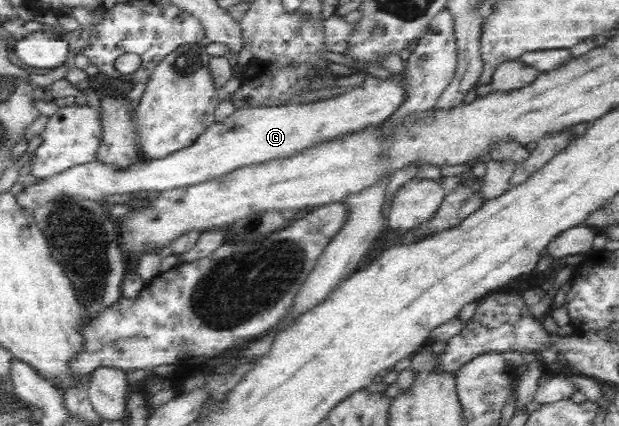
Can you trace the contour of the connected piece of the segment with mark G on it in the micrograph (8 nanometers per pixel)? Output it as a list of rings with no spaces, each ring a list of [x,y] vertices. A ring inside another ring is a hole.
[[[369,74],[359,88],[328,99],[315,98],[297,101],[296,104],[274,107],[250,107],[245,104],[243,110],[235,110],[222,123],[214,122],[205,129],[194,145],[181,149],[173,156],[160,161],[147,161],[136,165],[127,172],[112,172],[108,167],[98,163],[82,163],[51,176],[39,184],[17,190],[19,202],[31,207],[36,195],[47,197],[67,191],[73,195],[83,195],[100,199],[102,195],[139,190],[176,190],[191,185],[206,184],[207,181],[227,176],[236,169],[250,165],[270,165],[292,161],[304,155],[308,149],[330,143],[340,138],[359,134],[382,123],[396,105],[402,101],[402,90],[394,78],[375,78]]]

